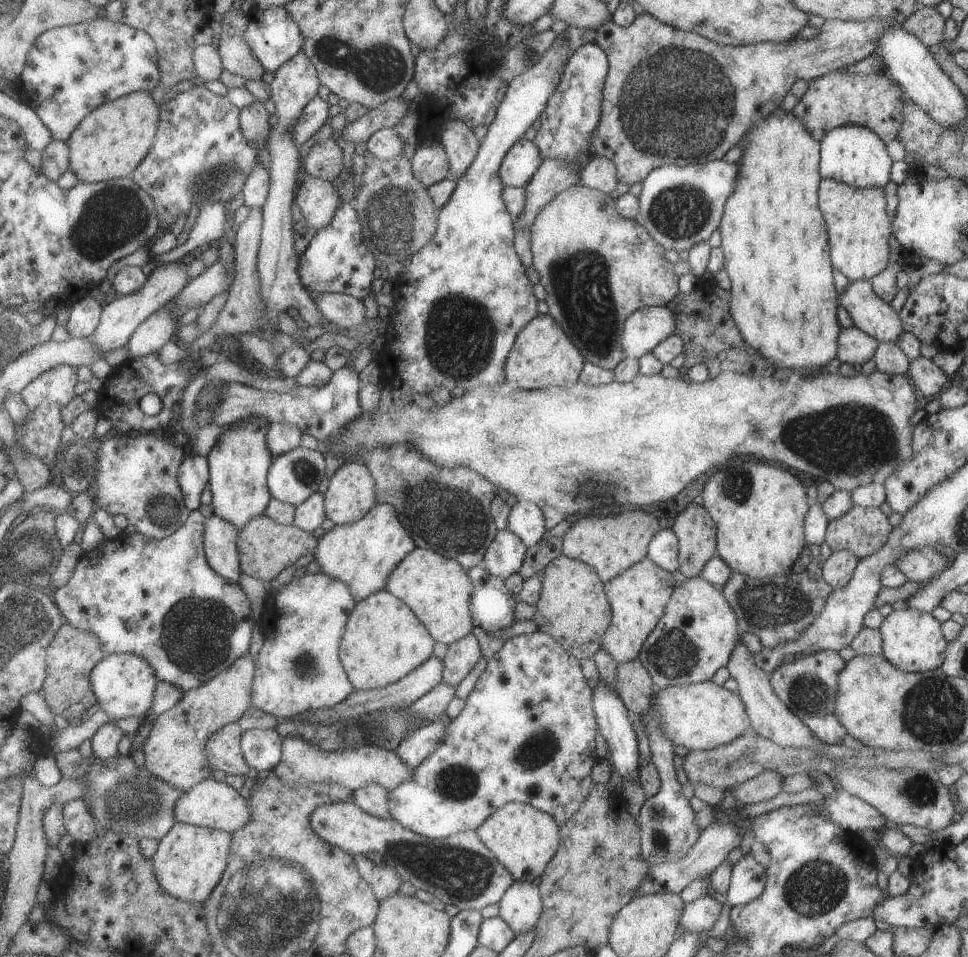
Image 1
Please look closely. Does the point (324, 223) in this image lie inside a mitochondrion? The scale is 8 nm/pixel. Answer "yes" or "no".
no

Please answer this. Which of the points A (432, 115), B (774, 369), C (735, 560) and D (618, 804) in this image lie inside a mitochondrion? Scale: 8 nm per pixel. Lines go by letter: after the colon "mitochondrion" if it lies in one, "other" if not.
A: other
B: other
C: other
D: other

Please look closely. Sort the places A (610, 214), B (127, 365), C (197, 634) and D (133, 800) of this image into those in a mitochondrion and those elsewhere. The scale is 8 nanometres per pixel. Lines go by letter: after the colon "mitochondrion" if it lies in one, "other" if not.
A: other
B: other
C: mitochondrion
D: mitochondrion

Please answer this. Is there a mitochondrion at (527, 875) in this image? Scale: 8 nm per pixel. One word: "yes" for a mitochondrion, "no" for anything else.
no

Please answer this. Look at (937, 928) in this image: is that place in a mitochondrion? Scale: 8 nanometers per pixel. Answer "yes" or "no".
no

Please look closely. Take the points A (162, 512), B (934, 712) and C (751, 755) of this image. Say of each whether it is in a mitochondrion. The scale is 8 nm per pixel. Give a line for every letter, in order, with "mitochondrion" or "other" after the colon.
A: mitochondrion
B: mitochondrion
C: mitochondrion

